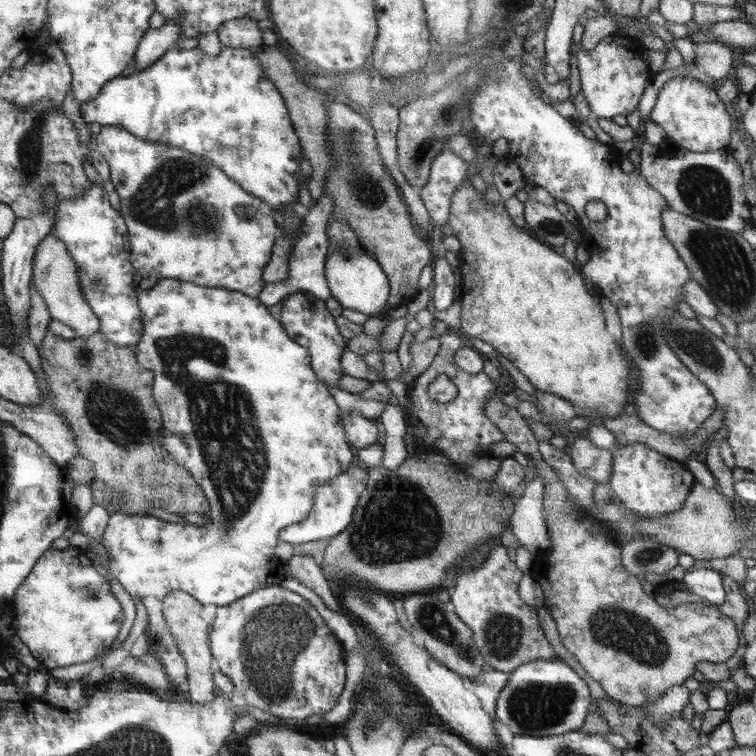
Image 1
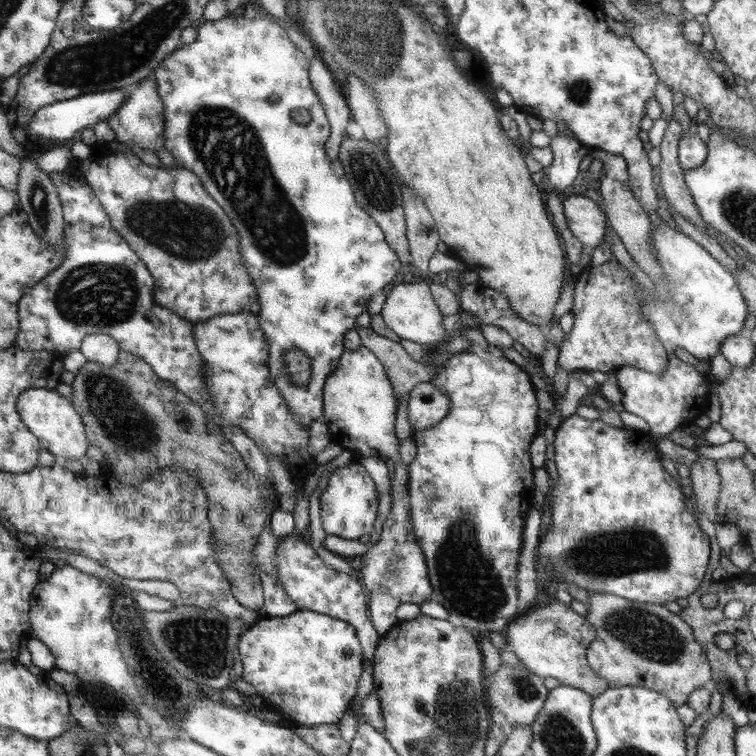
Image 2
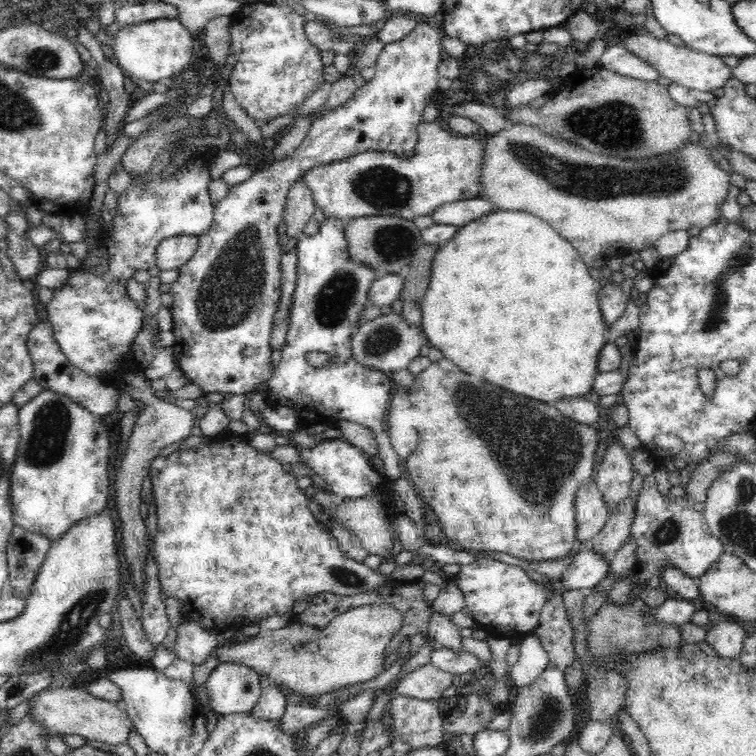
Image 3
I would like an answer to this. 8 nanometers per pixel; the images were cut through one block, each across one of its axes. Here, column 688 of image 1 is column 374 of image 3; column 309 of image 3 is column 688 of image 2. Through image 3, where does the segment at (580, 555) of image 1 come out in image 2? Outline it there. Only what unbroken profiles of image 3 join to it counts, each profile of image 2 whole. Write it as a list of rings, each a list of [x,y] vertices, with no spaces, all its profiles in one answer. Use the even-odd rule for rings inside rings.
[[[592,593],[587,606],[587,622],[596,630],[596,641],[588,647],[587,661],[612,688],[639,686],[653,689],[670,698],[675,706],[680,706],[687,704],[690,694],[714,676],[710,672],[706,649],[696,641],[694,630],[678,613],[670,612],[664,605],[636,603],[610,594]]]

